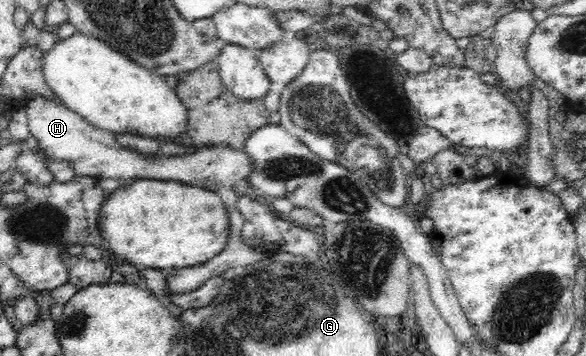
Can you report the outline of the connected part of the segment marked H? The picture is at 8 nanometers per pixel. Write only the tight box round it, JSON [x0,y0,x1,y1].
[19,92,252,188]

